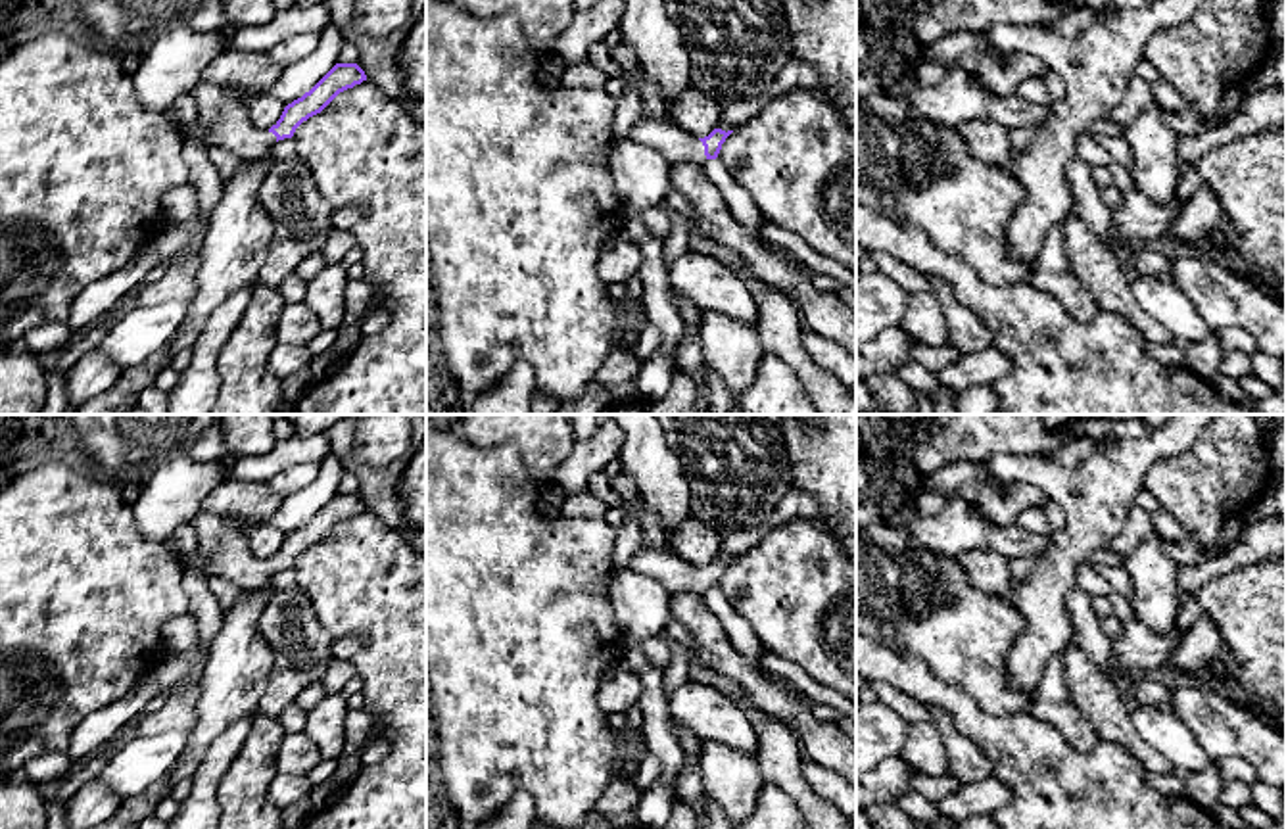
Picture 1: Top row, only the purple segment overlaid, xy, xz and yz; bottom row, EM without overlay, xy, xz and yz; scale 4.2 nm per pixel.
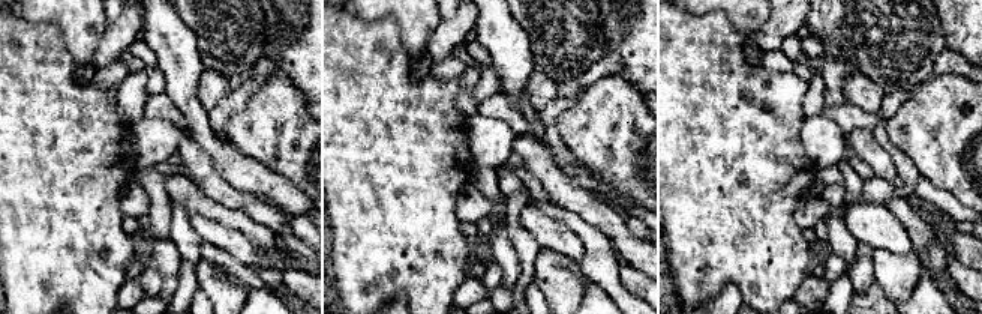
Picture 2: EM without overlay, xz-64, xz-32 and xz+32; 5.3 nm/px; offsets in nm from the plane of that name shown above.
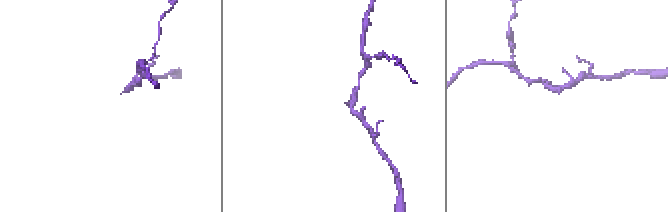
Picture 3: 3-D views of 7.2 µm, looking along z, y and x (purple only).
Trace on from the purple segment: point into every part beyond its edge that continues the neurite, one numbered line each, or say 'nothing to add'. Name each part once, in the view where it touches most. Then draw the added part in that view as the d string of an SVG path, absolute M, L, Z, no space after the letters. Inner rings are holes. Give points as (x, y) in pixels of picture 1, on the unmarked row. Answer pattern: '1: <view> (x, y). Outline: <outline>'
1: xz (674, 574). Outline: M641 549L631 557L630 568L656 580L670 595L706 589L703 572L668 549Z

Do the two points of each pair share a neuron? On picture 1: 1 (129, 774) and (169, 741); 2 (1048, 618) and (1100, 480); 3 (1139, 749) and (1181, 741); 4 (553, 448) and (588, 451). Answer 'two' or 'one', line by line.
1: one
2: one
3: two
4: two

